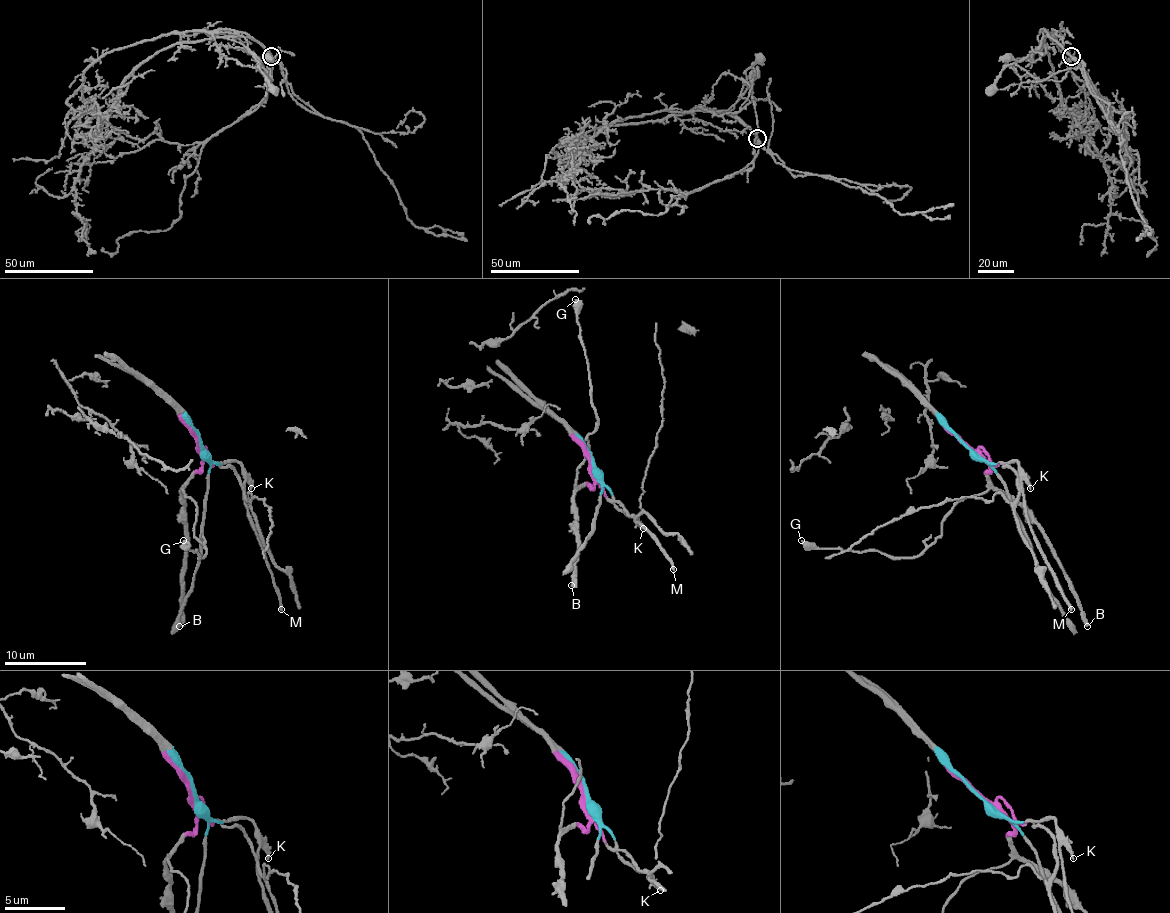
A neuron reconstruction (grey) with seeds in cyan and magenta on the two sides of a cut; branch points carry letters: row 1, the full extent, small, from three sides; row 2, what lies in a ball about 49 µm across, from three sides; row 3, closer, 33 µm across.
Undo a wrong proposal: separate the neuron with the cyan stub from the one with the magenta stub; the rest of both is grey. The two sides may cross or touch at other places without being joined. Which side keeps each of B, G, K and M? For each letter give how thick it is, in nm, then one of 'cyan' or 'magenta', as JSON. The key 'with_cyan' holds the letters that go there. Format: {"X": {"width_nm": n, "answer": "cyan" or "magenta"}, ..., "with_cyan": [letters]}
{"B": {"width_nm": 400, "answer": "magenta"}, "G": {"width_nm": 440, "answer": "magenta"}, "K": {"width_nm": 240, "answer": "cyan"}, "M": {"width_nm": 240, "answer": "cyan"}, "with_cyan": ["K", "M"]}

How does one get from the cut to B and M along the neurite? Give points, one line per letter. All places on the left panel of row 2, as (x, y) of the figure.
B: (199, 443), (201, 466), (183, 489), (183, 620), (178, 626)
M: (199, 443), (215, 464), (238, 462), (244, 476), (246, 515), (279, 593), (281, 610)

